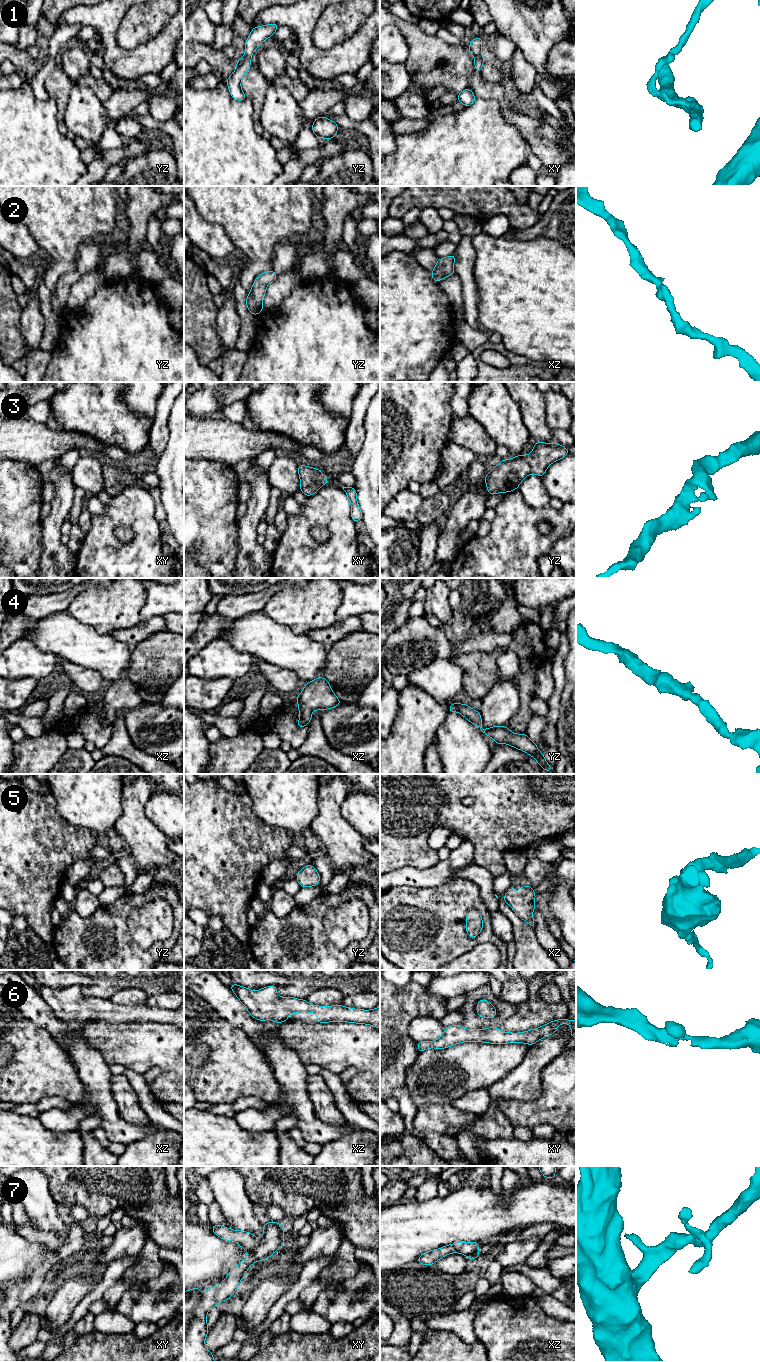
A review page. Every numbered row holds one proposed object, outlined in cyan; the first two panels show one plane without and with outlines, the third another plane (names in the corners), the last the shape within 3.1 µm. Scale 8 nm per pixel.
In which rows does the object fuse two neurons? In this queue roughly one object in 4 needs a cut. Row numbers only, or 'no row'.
1

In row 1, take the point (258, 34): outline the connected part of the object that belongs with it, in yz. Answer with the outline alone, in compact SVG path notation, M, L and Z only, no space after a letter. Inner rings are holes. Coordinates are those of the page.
M271 23L261 25L260 27L253 27L245 42L245 54L243 57L250 58L264 40L274 35L278 26L278 24Z

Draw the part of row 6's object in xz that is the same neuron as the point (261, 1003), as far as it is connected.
M232 983L230 989L250 1015L259 1021L272 1019L278 1024L287 1021L291 1013L309 1012L317 1014L317 1023L349 1022L371 1025L380 1029L380 1007L363 1010L343 1005L312 1005L306 999L279 997L275 985L253 991Z

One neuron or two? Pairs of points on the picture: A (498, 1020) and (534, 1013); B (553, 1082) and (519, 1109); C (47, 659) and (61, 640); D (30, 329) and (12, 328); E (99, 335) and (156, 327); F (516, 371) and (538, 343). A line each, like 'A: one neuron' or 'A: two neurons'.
A: two neurons
B: one neuron
C: two neurons
D: two neurons
E: one neuron
F: two neurons

